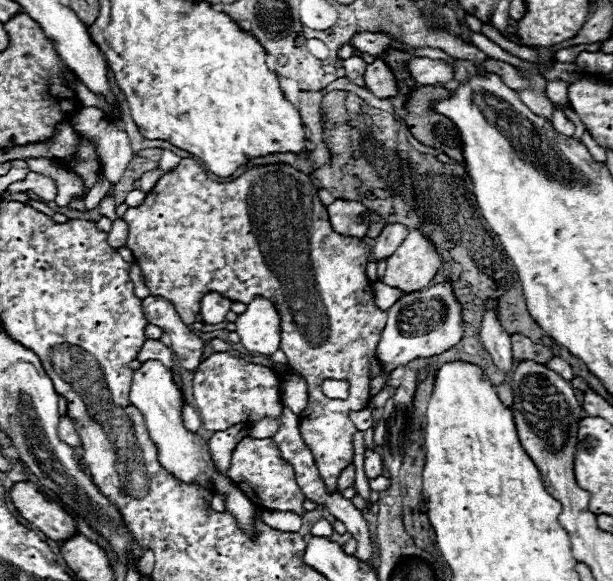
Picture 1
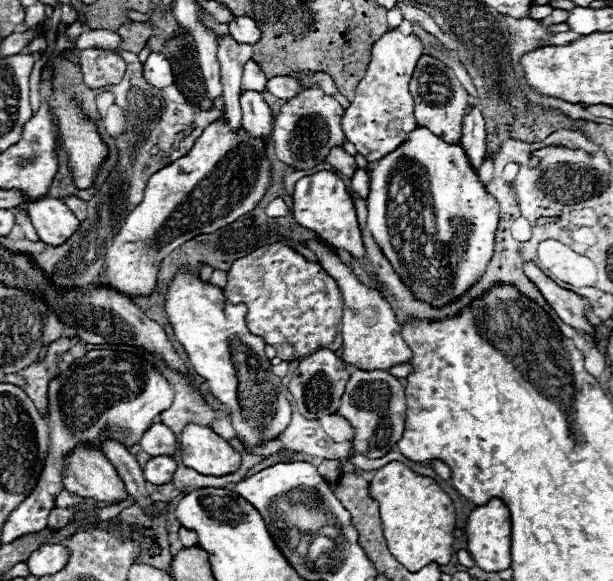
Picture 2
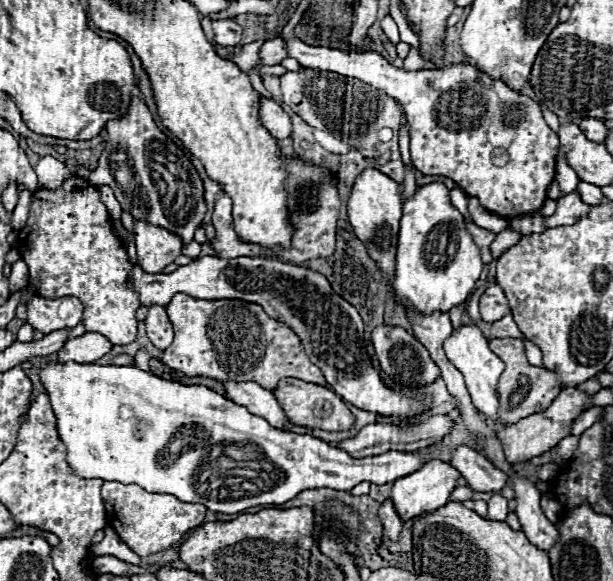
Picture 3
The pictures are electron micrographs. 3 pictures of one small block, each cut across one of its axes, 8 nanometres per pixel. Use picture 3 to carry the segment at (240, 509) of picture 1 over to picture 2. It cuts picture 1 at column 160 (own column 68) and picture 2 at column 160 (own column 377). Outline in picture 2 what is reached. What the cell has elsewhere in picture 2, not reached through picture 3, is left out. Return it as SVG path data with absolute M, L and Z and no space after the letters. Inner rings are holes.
M154 456L144 466L144 478L152 484L168 484L176 472L176 460L172 456Z

